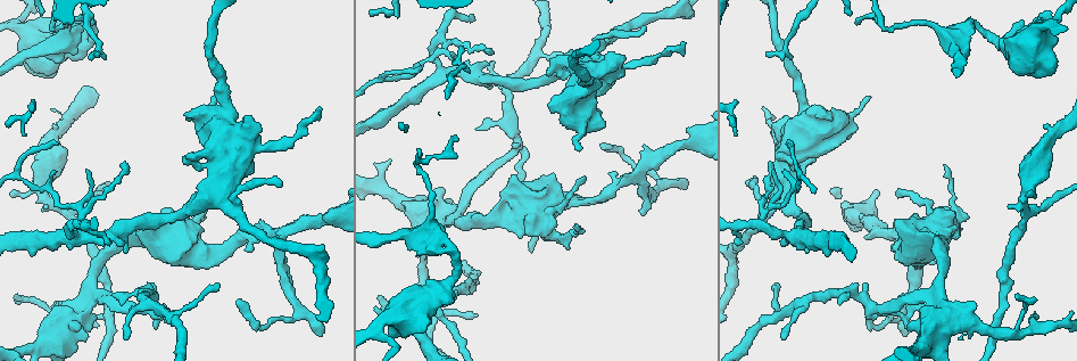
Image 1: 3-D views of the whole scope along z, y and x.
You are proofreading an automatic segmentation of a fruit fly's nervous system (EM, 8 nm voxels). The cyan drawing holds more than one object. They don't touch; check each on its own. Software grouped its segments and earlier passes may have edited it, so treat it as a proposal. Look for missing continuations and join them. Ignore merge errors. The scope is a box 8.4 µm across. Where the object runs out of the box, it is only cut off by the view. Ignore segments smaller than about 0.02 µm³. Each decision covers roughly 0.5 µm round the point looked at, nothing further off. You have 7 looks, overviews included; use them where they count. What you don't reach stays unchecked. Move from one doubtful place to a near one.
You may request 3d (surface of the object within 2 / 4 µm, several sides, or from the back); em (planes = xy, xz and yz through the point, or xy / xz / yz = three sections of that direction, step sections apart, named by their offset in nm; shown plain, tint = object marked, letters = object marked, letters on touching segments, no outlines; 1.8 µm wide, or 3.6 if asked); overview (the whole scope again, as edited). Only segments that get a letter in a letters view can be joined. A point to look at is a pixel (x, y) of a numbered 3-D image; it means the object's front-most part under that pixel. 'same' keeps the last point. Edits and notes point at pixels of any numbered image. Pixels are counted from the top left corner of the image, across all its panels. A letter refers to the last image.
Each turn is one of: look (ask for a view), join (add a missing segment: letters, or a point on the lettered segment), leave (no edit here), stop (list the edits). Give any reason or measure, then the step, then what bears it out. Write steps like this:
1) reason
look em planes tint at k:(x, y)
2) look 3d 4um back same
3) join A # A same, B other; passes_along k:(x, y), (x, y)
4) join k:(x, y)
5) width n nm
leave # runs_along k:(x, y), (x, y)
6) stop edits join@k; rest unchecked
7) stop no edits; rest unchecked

an open end
look 3d 2um at 1:(789, 160)

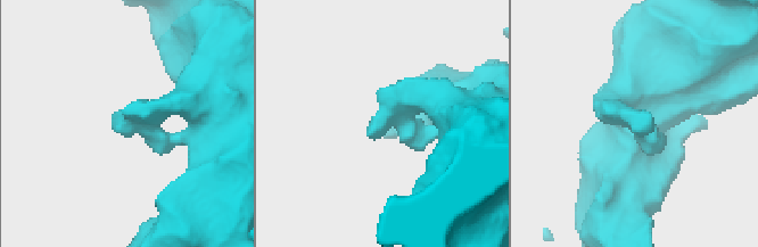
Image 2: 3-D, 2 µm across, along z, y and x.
look em planes letters at 2:(651, 127)

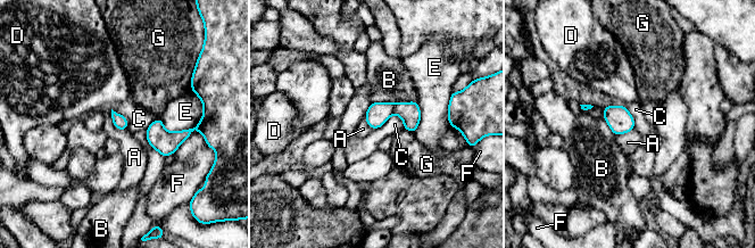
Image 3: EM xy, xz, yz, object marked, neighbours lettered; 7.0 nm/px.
longest_contact B 320 nm
leave # A other, B other, C other, D other, E other, F other, G other; none of them fits

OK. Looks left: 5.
an open end
look 3d 4um at 1:(123, 252)

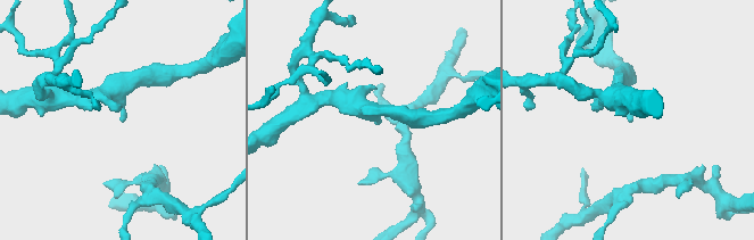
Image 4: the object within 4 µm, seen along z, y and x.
shape alone is not enough
look em planes letters at 4:(375, 121)

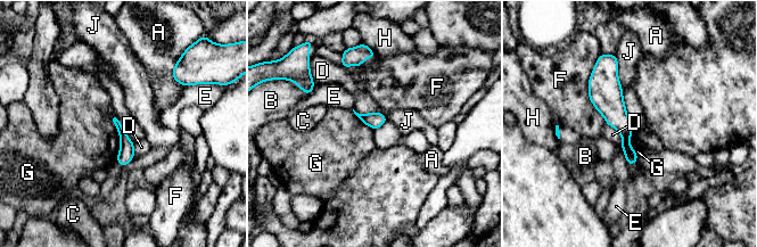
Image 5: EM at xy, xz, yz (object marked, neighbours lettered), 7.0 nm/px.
leave # A other, B other, C other, D other, E other, F other, G other, H other, J other; border 5:(113, 113), (116, 161); none of them fits

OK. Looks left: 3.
tapers out
look 3d 4um back at 1:(747, 185)

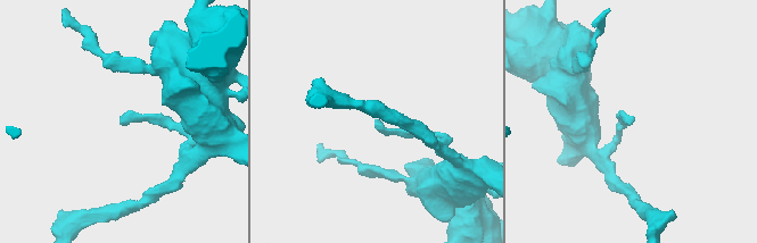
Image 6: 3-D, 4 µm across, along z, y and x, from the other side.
look em planes letters at 6:(125, 125)

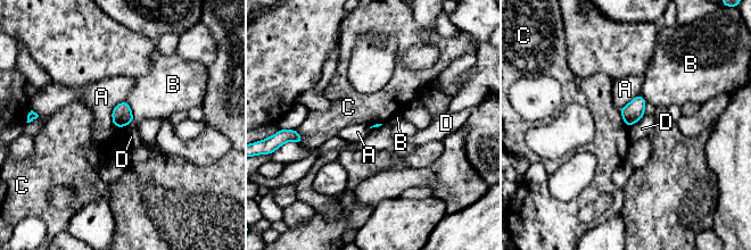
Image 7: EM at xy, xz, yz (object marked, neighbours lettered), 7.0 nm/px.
longest_contact A 200 nm
leave # A other, B other, C other, D other; none of them fits

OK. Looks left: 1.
stop no edits; rest unchecked

